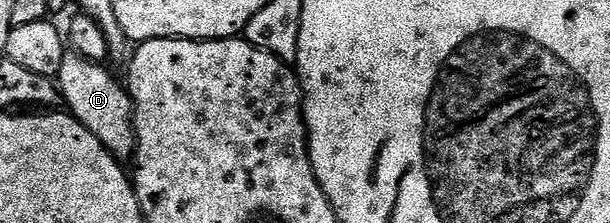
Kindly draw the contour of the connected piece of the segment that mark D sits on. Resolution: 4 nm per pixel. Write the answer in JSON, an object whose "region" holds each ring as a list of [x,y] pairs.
{"region":[[[74,53],[64,54],[63,64],[57,76],[57,86],[62,102],[67,102],[66,110],[74,115],[110,155],[114,155],[120,161],[127,161],[135,154],[135,121],[131,97],[127,93],[126,86],[119,83],[107,72],[108,68],[102,63],[94,63],[88,59],[82,59]]]}

